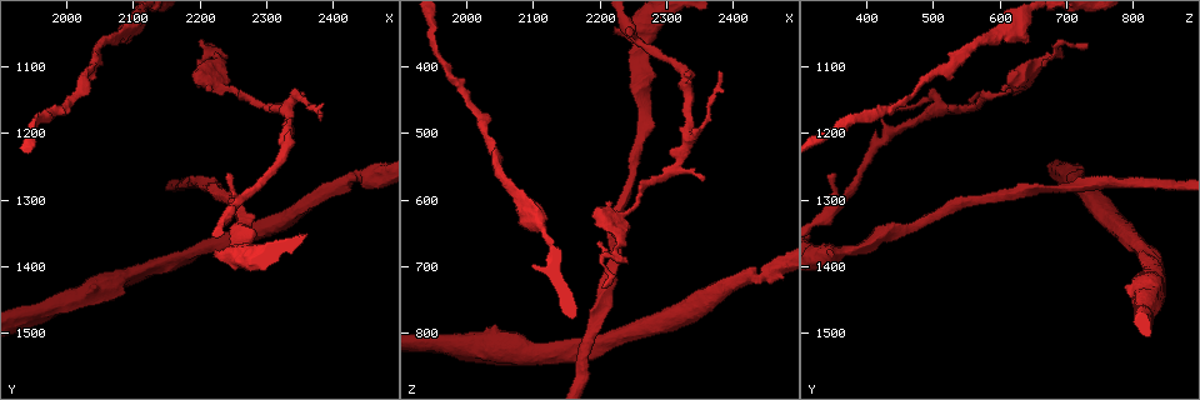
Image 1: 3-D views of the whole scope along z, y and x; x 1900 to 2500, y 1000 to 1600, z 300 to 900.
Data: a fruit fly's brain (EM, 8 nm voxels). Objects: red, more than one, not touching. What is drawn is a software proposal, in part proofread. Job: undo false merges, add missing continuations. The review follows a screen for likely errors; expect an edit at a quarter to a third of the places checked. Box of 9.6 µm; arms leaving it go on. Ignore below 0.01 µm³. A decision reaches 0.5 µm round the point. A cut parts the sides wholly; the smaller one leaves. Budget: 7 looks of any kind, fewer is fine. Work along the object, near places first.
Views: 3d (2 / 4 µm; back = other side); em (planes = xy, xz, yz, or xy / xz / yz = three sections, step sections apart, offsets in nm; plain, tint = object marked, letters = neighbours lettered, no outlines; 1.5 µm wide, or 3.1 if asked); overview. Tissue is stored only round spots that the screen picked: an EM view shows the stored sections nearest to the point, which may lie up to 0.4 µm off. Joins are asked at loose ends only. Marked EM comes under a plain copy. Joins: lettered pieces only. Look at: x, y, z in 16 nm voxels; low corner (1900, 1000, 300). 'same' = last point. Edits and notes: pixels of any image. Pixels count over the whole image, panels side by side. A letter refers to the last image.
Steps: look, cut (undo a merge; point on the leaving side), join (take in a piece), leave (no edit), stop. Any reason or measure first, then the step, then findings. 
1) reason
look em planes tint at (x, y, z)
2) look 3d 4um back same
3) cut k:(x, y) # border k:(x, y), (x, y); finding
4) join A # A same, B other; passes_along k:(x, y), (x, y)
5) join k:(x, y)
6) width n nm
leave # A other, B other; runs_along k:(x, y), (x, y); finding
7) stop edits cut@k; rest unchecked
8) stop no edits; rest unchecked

an open end
look em xy step 4 letters at (2205, 1070, 735)

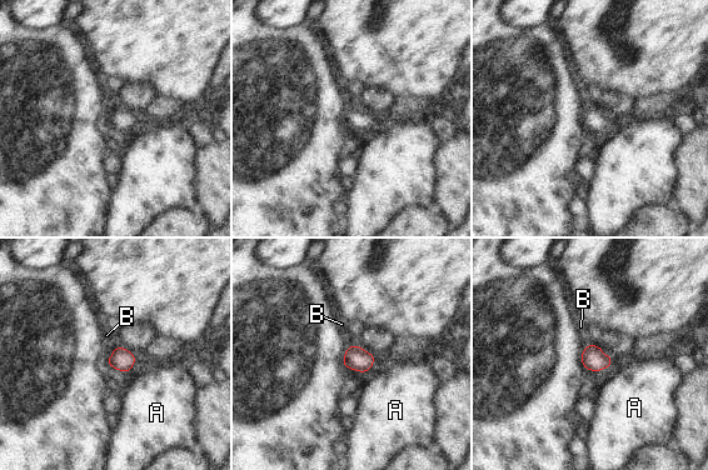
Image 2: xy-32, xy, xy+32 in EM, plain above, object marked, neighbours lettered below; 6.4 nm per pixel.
join 2:(342, 324) # A other, B same; the cell continues

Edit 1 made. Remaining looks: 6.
look overview

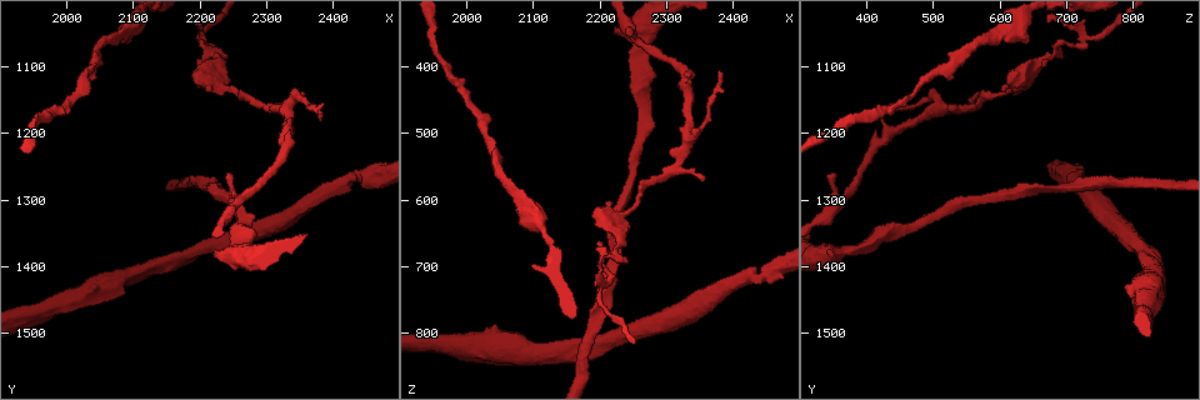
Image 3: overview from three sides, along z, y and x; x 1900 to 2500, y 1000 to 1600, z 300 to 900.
arms part here
look 3d 4um at (2260, 1380, 360)

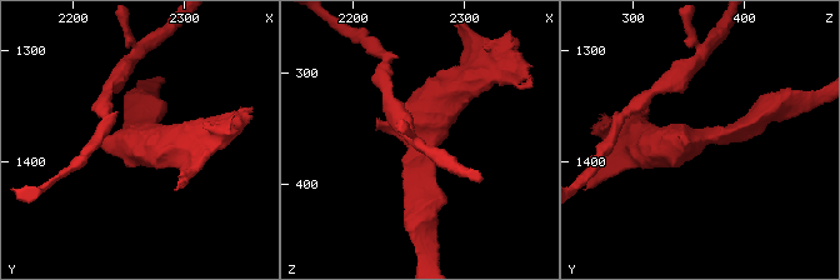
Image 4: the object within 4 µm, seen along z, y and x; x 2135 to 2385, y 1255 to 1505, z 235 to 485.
look em planes tint at (2258, 1378, 360)

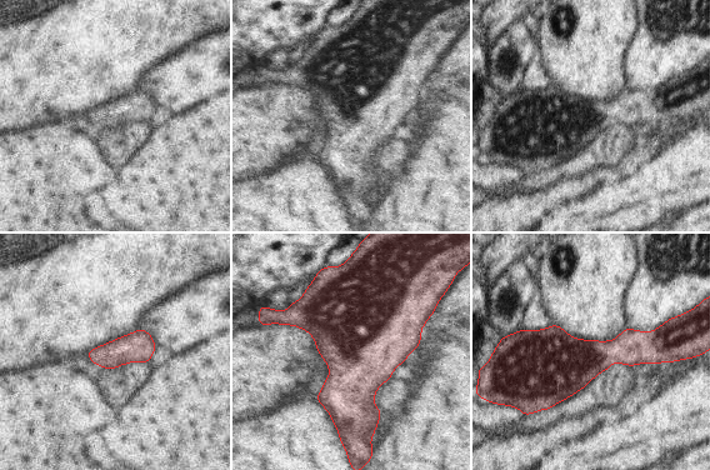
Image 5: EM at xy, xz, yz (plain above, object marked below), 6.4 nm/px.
look em planes letters same

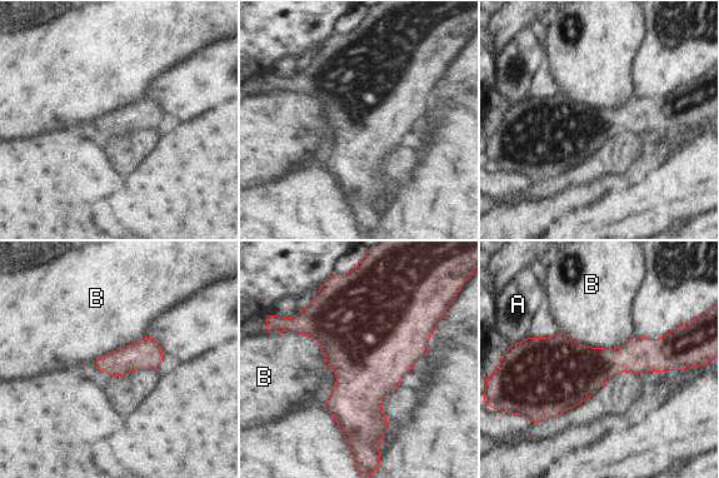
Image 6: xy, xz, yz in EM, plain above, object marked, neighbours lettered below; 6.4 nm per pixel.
leave # A other, B other; border 6:(559, 332), (603, 348), (633, 337); one cell here

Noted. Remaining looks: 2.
a narrow waist
look 3d 4um at (2435, 1270, 715)

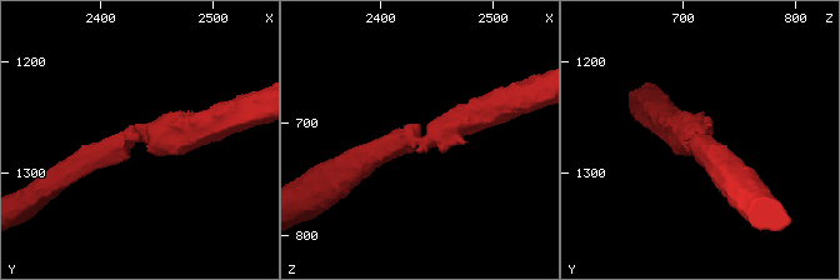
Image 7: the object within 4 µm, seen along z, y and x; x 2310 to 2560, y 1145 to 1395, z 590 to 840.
arm_widths 360, 400 nm
look em planes letters at (2436, 1268, 716)

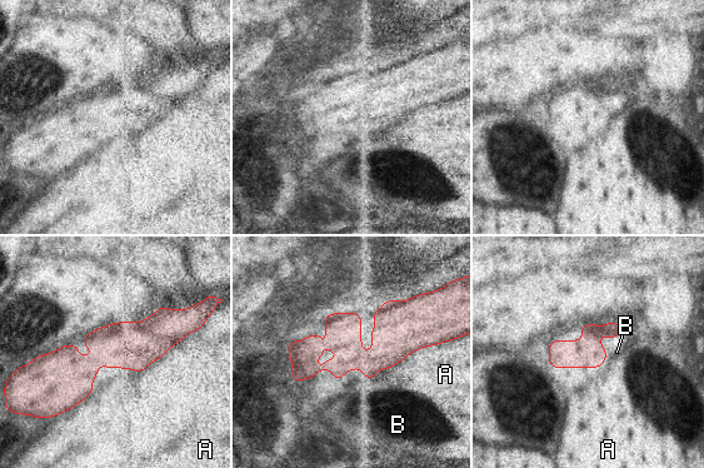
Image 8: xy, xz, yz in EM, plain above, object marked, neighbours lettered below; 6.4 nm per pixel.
longest_contact A 500 nm
leave # A other, B other; continuous, no second cell

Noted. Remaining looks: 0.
stop edits join@2; rest unchecked

